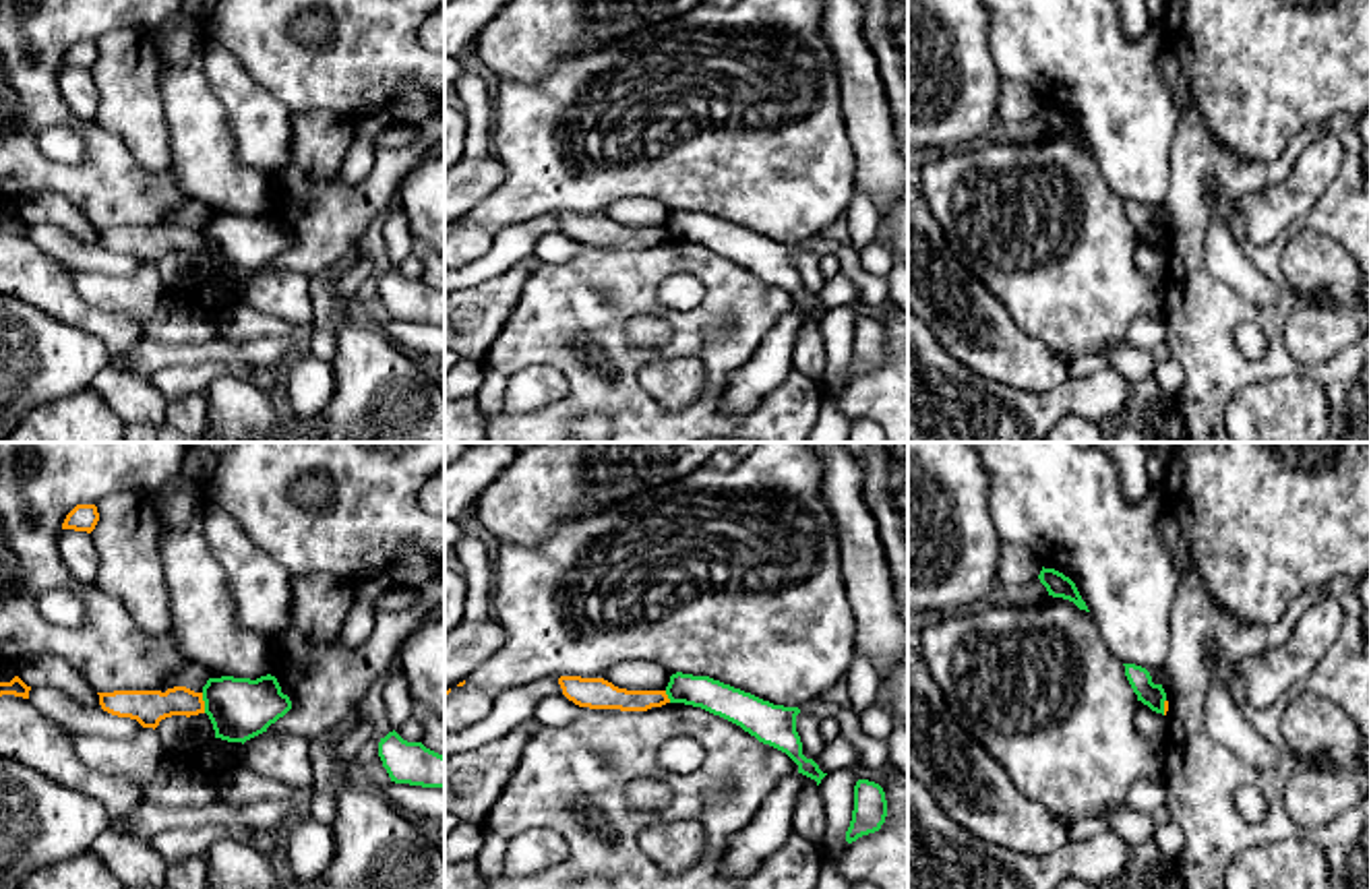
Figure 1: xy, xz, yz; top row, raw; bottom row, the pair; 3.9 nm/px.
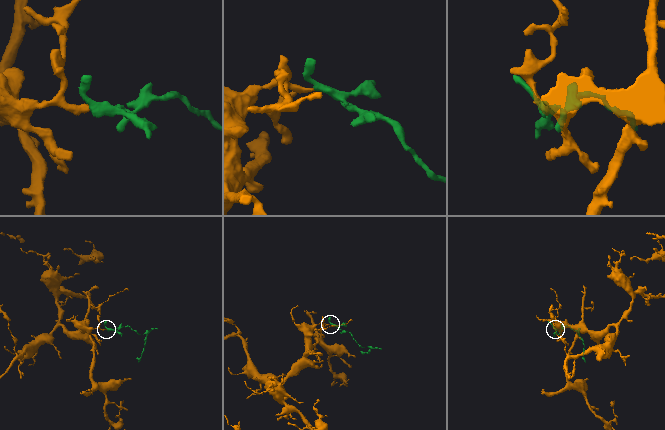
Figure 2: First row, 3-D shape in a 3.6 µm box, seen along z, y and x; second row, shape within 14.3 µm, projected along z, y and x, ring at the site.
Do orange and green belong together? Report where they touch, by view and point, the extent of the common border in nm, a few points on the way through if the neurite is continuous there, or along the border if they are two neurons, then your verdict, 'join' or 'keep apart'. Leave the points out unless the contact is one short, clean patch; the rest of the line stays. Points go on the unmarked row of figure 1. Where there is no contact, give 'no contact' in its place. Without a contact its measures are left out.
xy (203, 240) | 80 nm | along xy (201, 230), (205, 249) | keep apart

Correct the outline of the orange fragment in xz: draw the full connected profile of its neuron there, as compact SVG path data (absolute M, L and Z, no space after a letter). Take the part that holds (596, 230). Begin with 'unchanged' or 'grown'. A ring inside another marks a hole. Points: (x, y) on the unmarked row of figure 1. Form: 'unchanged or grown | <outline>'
unchanged | M560 213L562 232L579 244L647 248L670 240L666 227L627 227L604 215Z

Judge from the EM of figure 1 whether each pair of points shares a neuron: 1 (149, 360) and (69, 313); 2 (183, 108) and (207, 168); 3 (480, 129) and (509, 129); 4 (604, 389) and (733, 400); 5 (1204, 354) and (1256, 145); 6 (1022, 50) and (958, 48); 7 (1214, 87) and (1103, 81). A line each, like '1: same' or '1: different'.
1: different
2: same
3: different
4: different
5: different
6: different
7: different

